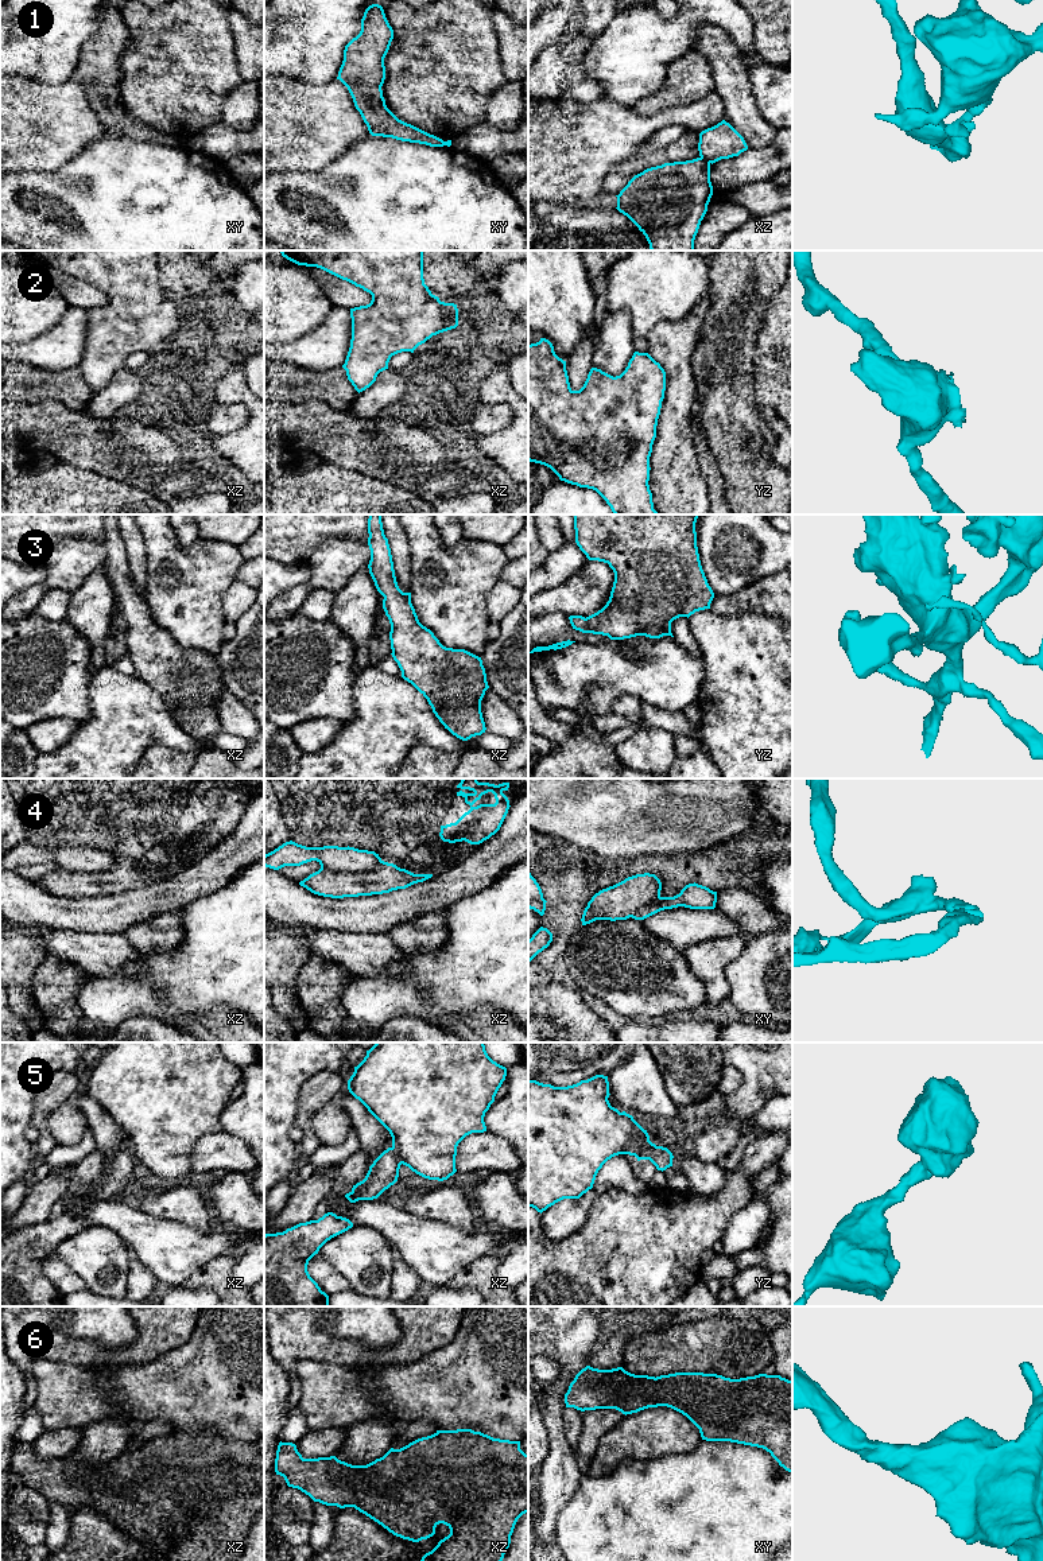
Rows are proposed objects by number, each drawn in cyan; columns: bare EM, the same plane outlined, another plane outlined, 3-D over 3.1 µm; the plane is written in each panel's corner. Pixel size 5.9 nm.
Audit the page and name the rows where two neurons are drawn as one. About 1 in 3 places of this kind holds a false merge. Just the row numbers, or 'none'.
1

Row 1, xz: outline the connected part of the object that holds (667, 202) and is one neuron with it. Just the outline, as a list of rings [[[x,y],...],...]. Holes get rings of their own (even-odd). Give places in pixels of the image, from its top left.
[[[697,158],[635,175],[616,195],[616,209],[639,228],[651,251],[694,251],[712,195],[710,163]]]

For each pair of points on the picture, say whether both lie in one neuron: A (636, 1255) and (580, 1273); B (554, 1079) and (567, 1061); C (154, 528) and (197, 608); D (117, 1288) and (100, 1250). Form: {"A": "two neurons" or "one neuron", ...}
{"A": "one neuron", "B": "two neurons", "C": "one neuron", "D": "one neuron"}

